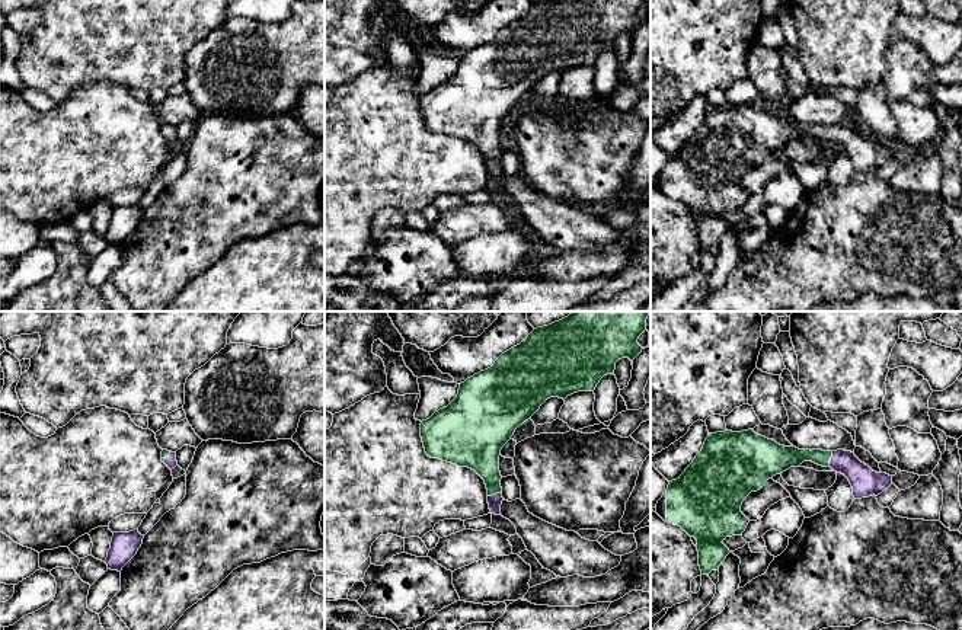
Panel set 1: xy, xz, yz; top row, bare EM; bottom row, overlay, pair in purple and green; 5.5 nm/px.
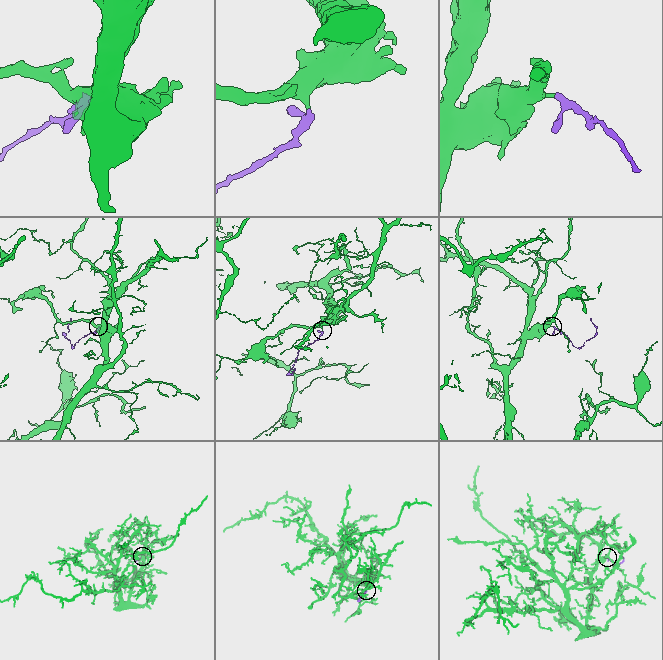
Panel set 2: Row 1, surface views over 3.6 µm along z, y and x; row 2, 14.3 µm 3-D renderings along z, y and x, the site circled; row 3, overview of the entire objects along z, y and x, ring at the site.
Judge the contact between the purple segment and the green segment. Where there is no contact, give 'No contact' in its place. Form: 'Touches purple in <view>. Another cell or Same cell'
Touches purple in yz. Same cell

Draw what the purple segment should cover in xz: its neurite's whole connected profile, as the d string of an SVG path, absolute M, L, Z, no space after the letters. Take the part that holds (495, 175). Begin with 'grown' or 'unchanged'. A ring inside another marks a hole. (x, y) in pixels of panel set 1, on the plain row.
grown | M543 0L534 3L525 15L504 26L495 38L460 58L457 71L421 97L421 112L428 131L438 132L458 141L474 144L488 163L490 188L501 189L502 162L499 129L515 103L528 95L550 71L566 73L578 65L594 65L600 54L613 48L621 32L633 33L645 23L637 17L646 0Z

